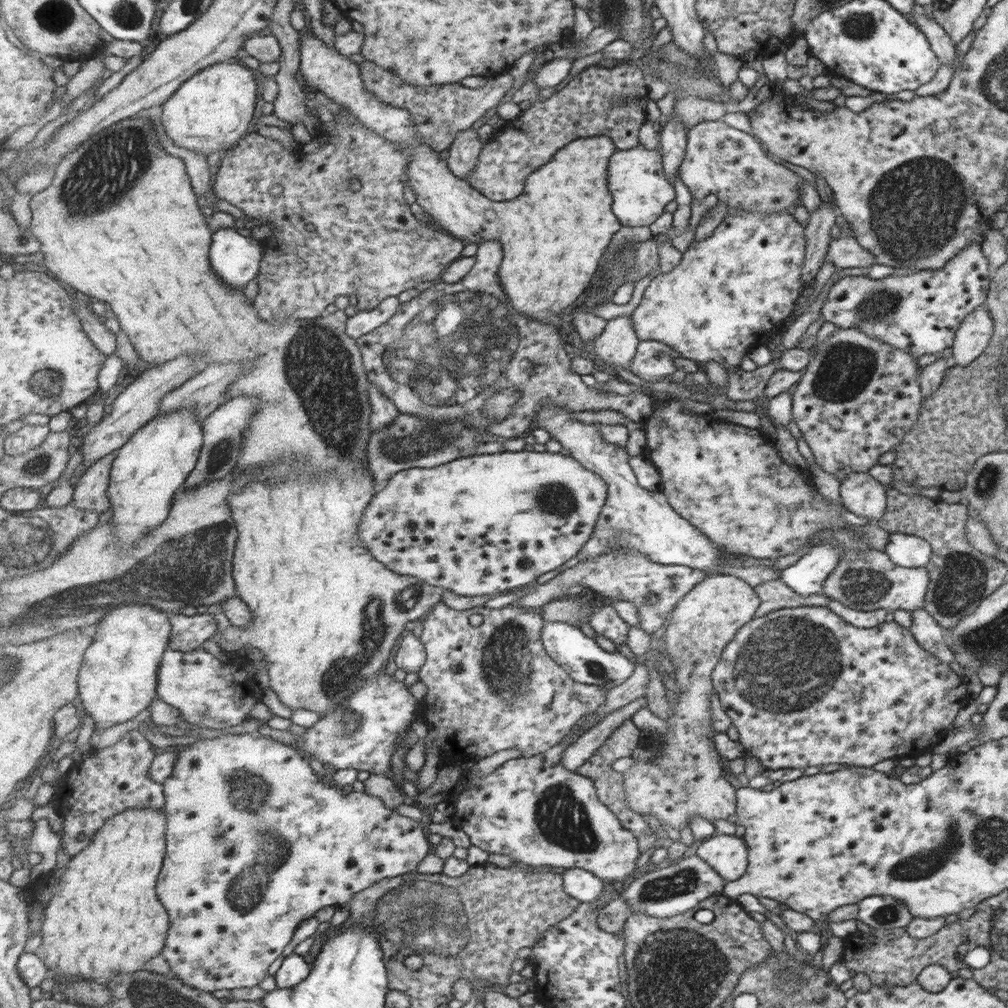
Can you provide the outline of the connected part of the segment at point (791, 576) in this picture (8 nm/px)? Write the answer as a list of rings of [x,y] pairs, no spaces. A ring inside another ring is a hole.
[[[829,541],[817,543],[791,566],[781,570],[781,579],[793,592],[807,596],[822,593],[822,582],[844,550]]]

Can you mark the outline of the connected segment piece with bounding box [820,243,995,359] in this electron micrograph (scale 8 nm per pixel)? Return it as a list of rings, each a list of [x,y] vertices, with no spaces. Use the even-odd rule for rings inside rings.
[[[971,243],[938,269],[892,274],[882,279],[870,279],[863,275],[844,276],[829,288],[820,308],[820,317],[824,322],[835,324],[836,328],[858,328],[867,336],[907,351],[918,359],[924,354],[935,354],[952,347],[955,332],[964,316],[975,311],[983,302],[987,286],[990,286],[989,275],[993,272],[995,270],[988,268],[988,259],[981,244]]]

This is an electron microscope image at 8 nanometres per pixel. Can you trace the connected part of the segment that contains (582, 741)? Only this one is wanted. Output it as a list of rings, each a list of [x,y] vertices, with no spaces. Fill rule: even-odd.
[[[645,695],[637,700],[625,704],[619,709],[607,713],[596,724],[595,728],[589,728],[572,745],[563,752],[563,764],[571,772],[583,771],[583,766],[596,753],[610,732],[619,726],[621,721],[629,719],[639,708],[646,707]]]

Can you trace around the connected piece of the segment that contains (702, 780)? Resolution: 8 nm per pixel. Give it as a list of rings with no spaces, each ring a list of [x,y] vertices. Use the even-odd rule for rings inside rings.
[[[715,573],[697,583],[671,611],[661,637],[662,654],[667,652],[671,656],[672,679],[679,694],[670,706],[672,717],[664,720],[666,731],[659,736],[644,732],[642,736],[641,745],[654,752],[654,759],[633,758],[629,768],[622,772],[628,808],[641,816],[657,818],[661,827],[671,827],[679,832],[692,816],[711,823],[726,820],[736,812],[735,788],[723,778],[723,766],[711,740],[711,676],[723,647],[738,628],[753,619],[758,606],[759,599],[752,585],[732,575]]]

